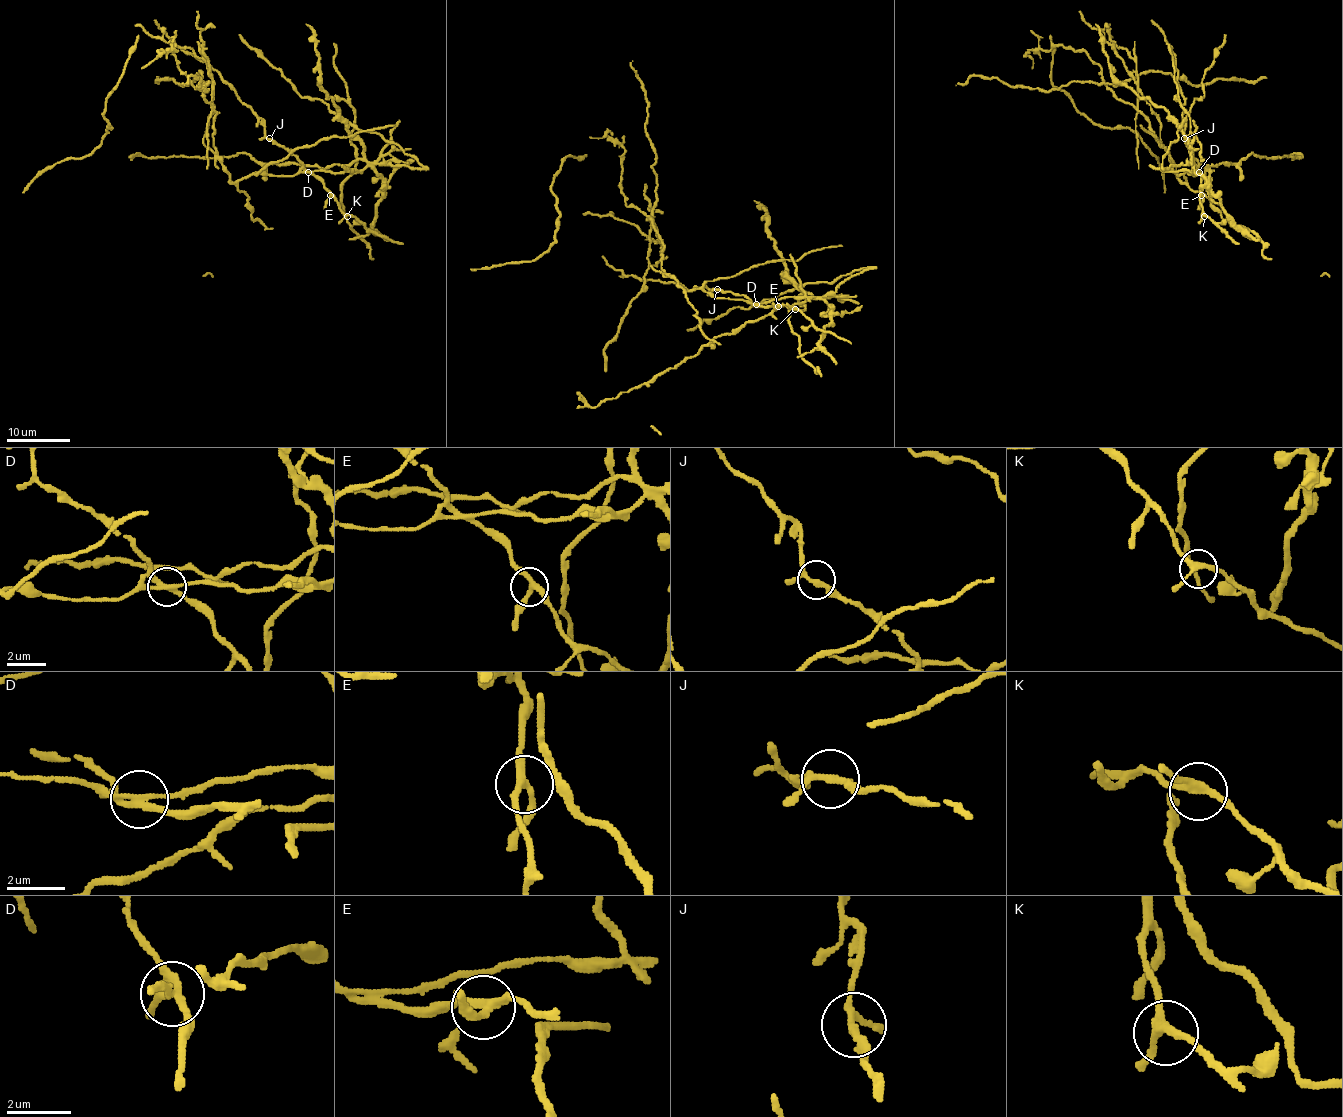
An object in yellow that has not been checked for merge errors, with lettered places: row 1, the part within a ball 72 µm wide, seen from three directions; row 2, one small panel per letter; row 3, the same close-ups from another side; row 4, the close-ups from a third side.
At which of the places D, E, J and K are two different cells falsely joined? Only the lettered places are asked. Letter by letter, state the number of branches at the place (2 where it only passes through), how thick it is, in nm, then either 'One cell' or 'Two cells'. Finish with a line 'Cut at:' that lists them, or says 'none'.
D: Branches: 3. Thickness 240 nm. Two cells
E: Branches: 3. Thickness 240 nm. One cell
J: Branches: 3. Thickness 200 nm. One cell
K: Branches: 3. Thickness 260 nm. One cell
Cut at: D

